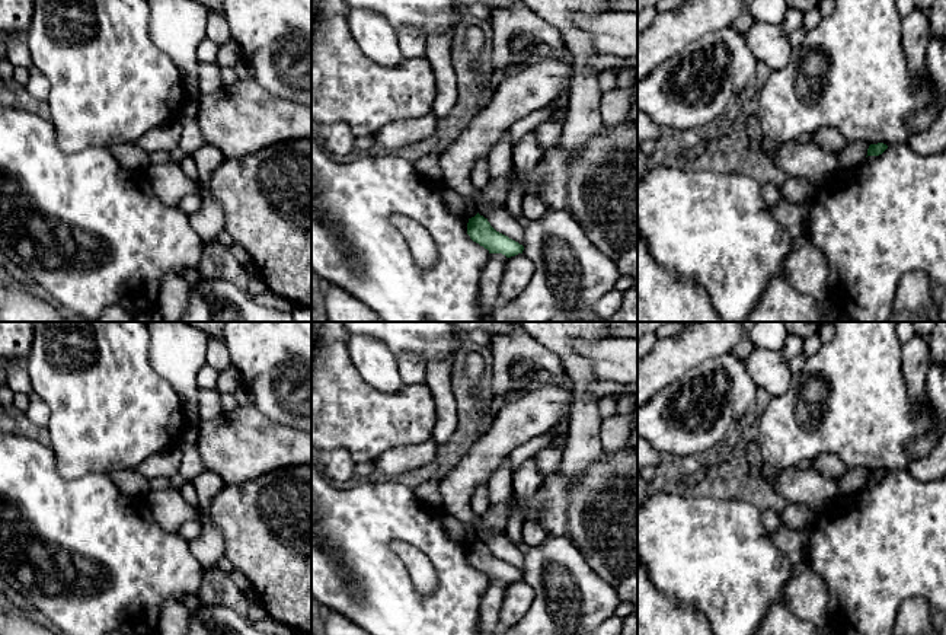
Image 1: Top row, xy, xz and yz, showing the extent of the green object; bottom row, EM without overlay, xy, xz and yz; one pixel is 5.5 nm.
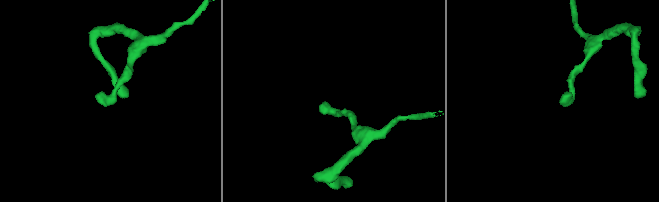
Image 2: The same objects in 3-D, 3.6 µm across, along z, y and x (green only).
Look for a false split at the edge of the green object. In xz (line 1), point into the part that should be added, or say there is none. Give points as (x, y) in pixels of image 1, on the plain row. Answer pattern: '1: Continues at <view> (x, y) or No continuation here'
1: No continuation here

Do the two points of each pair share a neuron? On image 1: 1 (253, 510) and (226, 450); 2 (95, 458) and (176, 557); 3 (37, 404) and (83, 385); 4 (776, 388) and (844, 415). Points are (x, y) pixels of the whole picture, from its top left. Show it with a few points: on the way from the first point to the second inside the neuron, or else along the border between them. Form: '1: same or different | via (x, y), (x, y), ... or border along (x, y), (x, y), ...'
1: different | border along (274, 471), (224, 487)
2: different | border along (106, 472), (88, 472), (73, 479)
3: different | border along (32, 391), (50, 409), (47, 427)
4: different | border along (792, 376), (788, 388), (780, 395), (772, 396)

